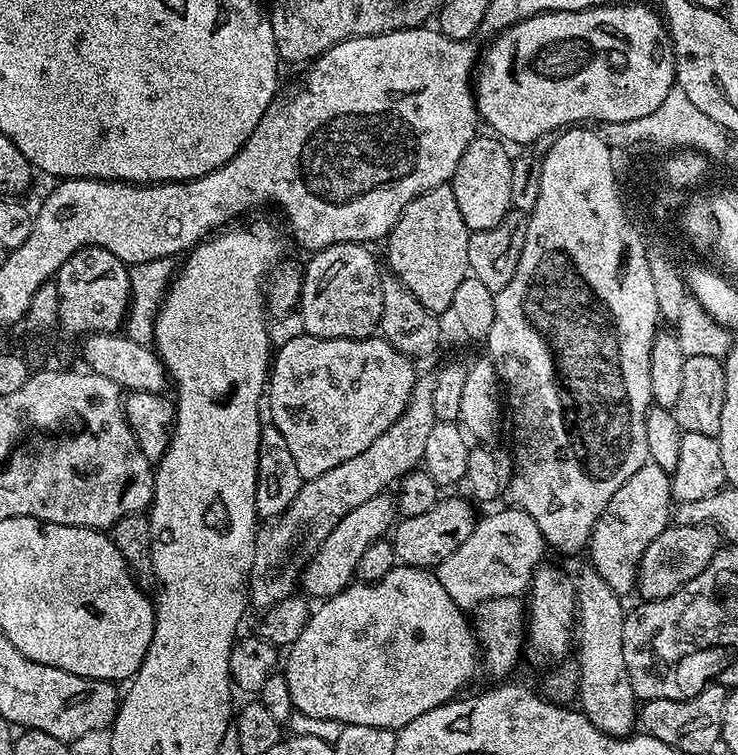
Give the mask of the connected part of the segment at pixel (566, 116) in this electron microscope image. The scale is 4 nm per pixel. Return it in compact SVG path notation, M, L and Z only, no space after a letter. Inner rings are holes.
M613 2L610 6L587 8L577 12L543 12L534 18L526 18L505 32L499 33L491 41L488 49L483 49L482 59L478 64L478 71L474 76L474 95L476 111L479 119L489 124L491 131L501 141L513 140L516 144L532 144L543 136L559 133L569 126L580 126L585 122L616 123L630 122L632 119L645 118L665 101L667 94L676 84L676 51L672 49L672 39L668 37L668 27L655 7L647 8L644 4L620 4Z

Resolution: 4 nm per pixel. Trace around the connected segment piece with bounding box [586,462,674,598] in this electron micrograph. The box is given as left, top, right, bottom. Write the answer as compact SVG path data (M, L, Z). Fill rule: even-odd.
M654 463L643 464L622 486L614 498L602 510L596 525L592 528L592 536L588 540L590 567L602 574L606 586L613 588L621 598L627 597L628 591L636 588L636 575L642 562L642 554L662 530L669 527L670 513L673 511L672 478L662 466Z

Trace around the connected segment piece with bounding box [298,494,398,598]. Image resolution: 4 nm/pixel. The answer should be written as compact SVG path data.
M386 494L370 498L369 501L362 502L357 509L350 510L346 518L342 518L342 522L338 522L338 526L330 530L326 542L322 542L322 546L318 546L318 550L310 558L298 581L299 587L305 588L303 591L309 597L327 598L339 594L353 583L362 554L366 554L366 550L374 541L387 537L393 531L397 520L395 501Z

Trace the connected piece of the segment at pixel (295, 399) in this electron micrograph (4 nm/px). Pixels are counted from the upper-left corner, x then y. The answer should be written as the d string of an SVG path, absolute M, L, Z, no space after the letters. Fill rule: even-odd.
M379 334L364 340L299 335L275 349L266 412L286 438L294 466L305 481L334 470L338 462L354 458L354 454L362 454L382 430L390 430L410 402L418 373L412 357L394 350Z

